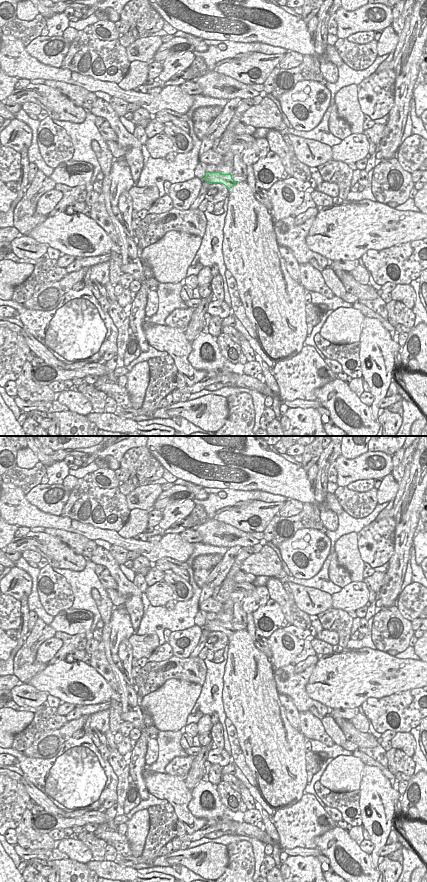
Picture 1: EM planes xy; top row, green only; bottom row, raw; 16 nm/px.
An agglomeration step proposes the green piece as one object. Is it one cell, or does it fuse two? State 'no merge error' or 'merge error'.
no merge error

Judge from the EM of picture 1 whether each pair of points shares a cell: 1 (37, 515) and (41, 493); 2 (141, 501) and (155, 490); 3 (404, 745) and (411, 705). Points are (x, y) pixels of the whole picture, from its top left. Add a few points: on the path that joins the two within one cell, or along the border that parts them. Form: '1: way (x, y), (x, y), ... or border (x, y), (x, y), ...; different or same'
1: border (24, 495), (30, 503), (42, 511), (59, 516); different
2: way (144, 498), (152, 492); same
3: border (409, 731), (396, 733); different

